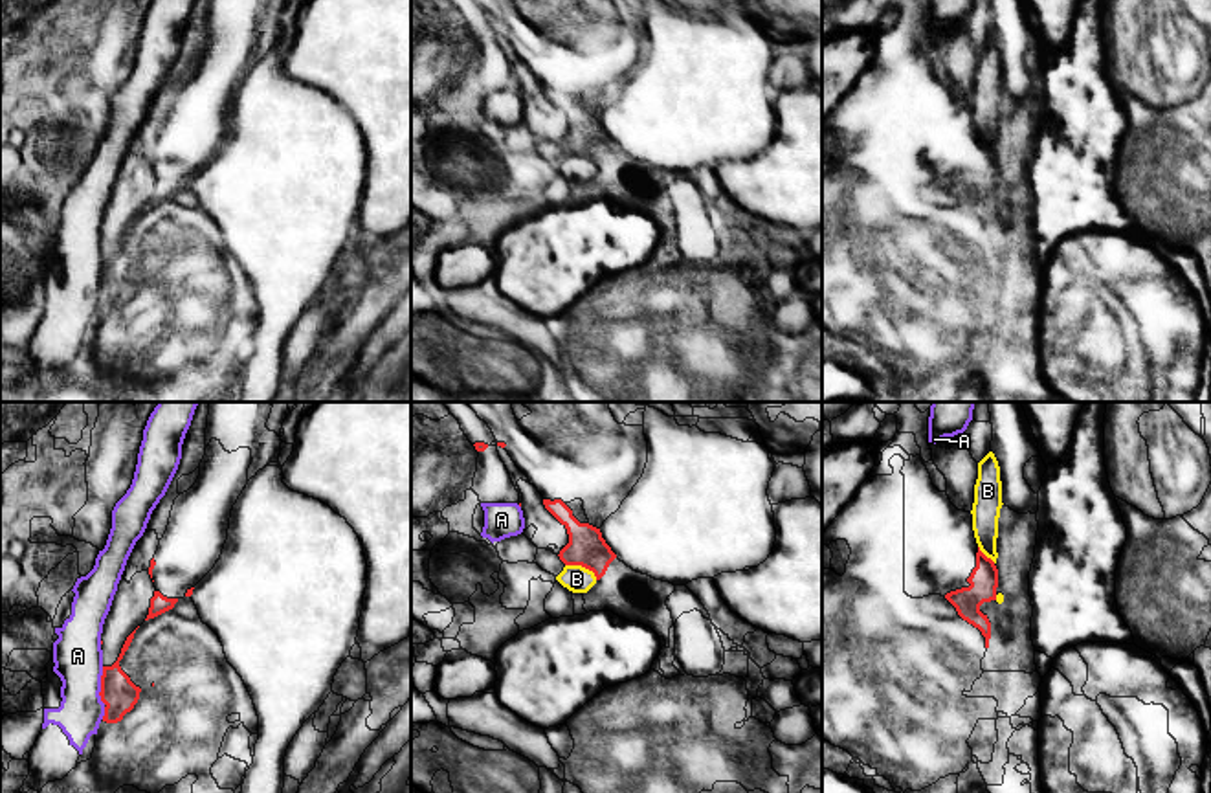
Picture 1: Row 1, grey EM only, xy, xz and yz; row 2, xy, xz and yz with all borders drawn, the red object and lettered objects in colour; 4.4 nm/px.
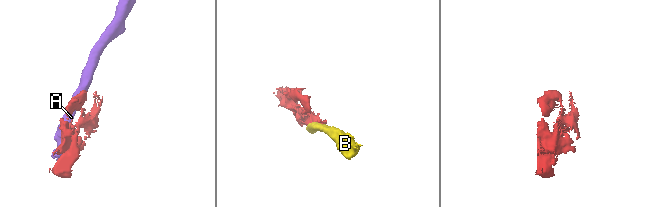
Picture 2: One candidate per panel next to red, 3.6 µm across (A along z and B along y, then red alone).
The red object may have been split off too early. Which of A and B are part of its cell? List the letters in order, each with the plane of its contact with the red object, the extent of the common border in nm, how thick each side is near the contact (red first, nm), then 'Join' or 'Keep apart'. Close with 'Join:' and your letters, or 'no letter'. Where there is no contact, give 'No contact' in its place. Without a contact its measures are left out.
A: Touches red in xy. Shared border 170 nm. Thickness 160 nm (red) against 220 nm. Keep apart
B: Touches red in xz. Shared border 160 nm. Thickness 170 nm (red) against 120 nm. Keep apart
Join: no letter

